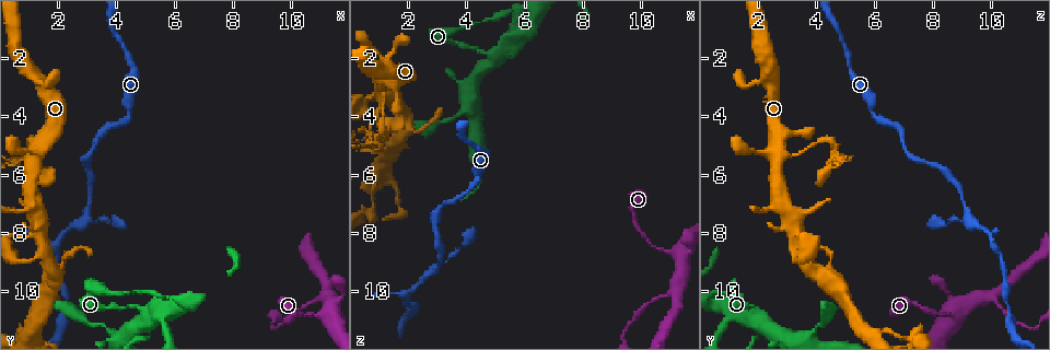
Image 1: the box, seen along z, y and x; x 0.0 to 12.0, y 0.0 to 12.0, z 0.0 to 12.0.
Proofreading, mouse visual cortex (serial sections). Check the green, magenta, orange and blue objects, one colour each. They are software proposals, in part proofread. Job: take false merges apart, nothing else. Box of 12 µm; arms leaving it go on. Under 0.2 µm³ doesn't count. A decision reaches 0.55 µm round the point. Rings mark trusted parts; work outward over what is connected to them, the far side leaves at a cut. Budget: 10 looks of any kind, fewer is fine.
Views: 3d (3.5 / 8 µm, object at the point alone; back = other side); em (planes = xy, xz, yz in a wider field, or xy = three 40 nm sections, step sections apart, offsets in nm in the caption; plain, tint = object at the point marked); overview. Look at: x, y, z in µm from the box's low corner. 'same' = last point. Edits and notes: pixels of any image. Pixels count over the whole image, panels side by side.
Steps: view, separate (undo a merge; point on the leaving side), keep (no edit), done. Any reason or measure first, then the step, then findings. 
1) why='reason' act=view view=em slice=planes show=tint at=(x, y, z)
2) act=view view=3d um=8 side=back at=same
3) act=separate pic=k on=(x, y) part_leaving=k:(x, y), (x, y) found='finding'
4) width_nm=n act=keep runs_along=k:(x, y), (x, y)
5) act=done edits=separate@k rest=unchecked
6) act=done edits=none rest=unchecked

why='thin arm on a thick one' act=view view=3d um=3.5 at=(11.1, 10.2, 10.0)

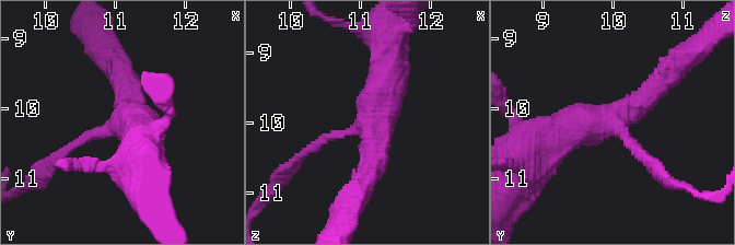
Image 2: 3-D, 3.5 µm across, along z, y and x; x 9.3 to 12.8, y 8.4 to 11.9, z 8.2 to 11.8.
arms=3 arm_widths_nm=150,350,500 why='shape alone is not enough' act=view view=em slice=xy step=1 show=tint at=(11.10, 10.20, 10.00)

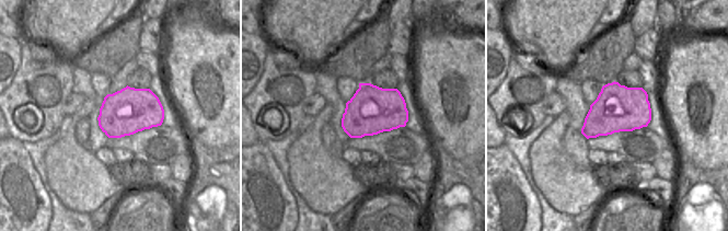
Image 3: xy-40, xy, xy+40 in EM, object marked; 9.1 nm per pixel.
act=keep runs_along=2:(546, 139), (610, 123), (664, 79) found='one cell here'

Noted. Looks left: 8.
why='four-way junction' act=view view=3d um=3.5 at=(5.1, 10.7, 1.9)

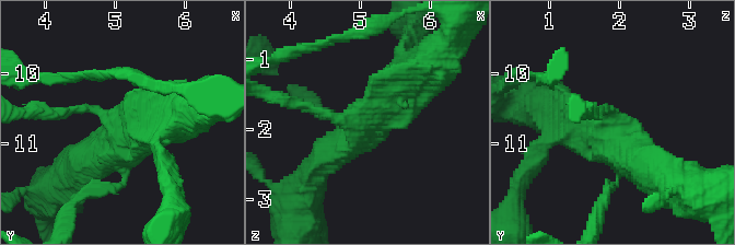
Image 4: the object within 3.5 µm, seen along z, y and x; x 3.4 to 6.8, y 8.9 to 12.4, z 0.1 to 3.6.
act=view view=em slice=planes show=tint at=(5.00, 10.75, 1.90)

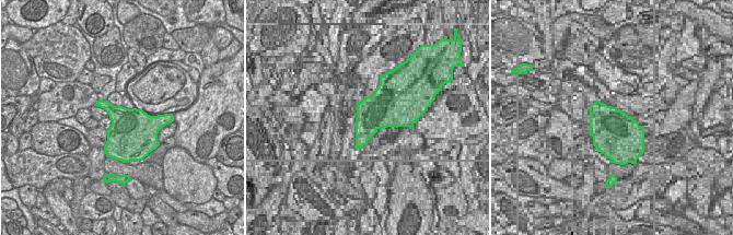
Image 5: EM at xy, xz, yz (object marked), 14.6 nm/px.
width_nm=700 act=keep runs_along=4:(595, 114), (654, 167) found='all the same cell'

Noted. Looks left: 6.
why='small branch off a trunk' act=view view=3d um=3.5 side=back at=(1.2, 5.4, 2.7)

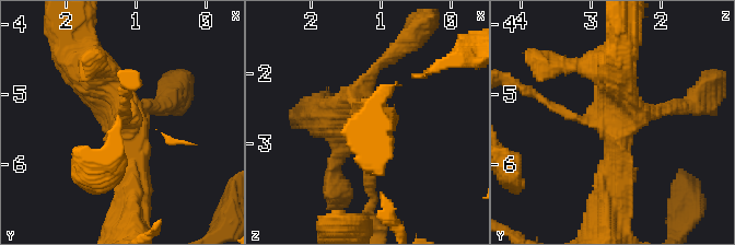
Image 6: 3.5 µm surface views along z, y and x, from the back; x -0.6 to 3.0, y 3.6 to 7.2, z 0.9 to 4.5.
arm_widths_nm=150,450,500 act=keep runs_along=6:(83, 61), (127, 112), (133, 193) found='one cell here'

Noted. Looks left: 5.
why='three-way junction' act=view view=3d um=3.5 at=(0.9, 5.4, 4.8)

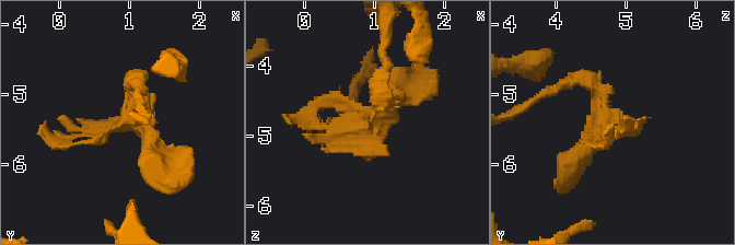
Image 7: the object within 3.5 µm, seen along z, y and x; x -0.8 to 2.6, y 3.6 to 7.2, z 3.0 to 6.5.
act=view view=em slice=xy step=2 show=tint at=(0.95, 5.30, 4.70)

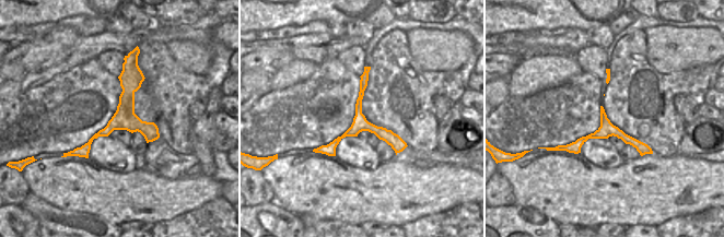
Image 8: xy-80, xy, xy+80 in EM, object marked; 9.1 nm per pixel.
act=keep runs_along=8:(128, 60), (125, 113), (76, 153) found='all the same cell'

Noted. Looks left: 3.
act=done edits=none rest=unchecked

